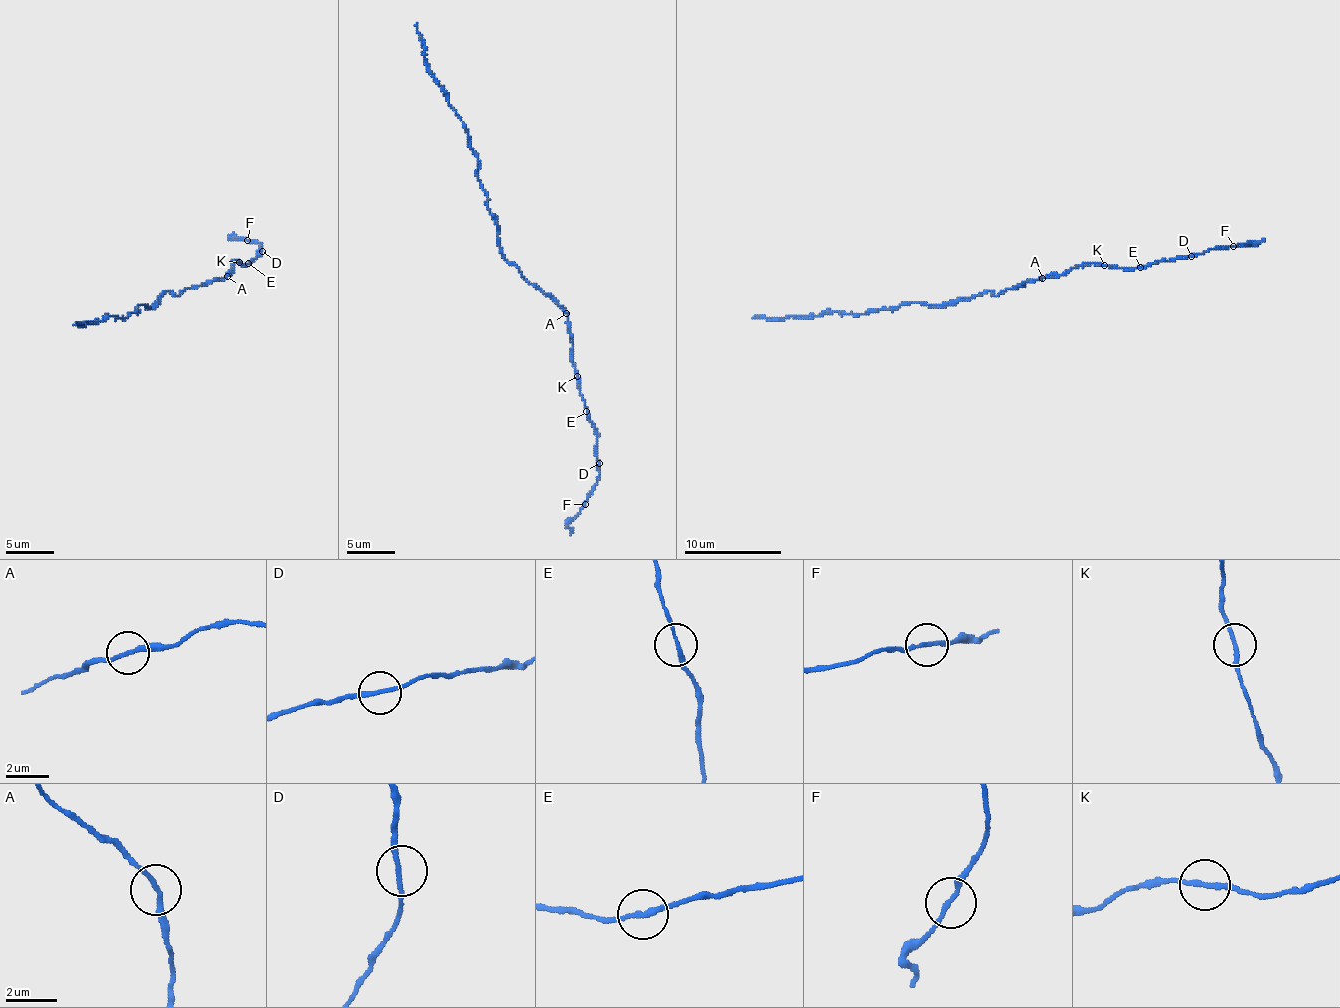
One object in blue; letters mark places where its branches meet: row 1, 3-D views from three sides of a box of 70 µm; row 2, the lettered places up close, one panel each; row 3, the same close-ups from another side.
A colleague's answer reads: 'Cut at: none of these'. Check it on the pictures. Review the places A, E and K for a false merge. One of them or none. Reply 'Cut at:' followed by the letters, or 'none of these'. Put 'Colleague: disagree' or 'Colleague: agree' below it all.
Cut at: none of these
Colleague: agree

